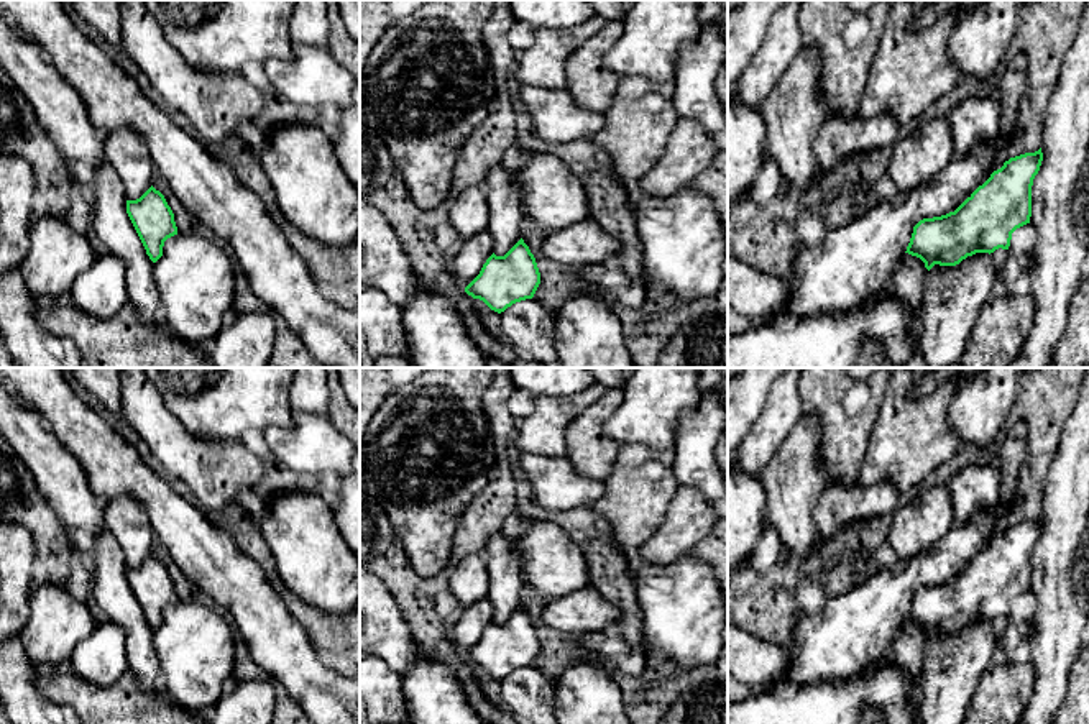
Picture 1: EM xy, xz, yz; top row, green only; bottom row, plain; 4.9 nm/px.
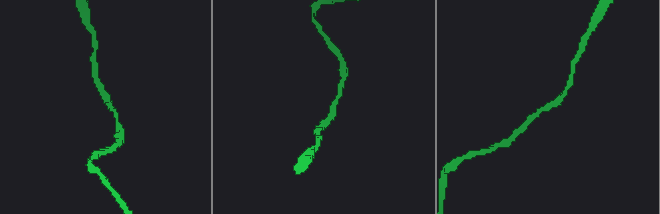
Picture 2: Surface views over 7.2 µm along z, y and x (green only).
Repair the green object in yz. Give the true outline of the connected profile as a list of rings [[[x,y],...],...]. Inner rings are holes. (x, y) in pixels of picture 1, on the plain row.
[[[1015,499],[1015,502],[1013,502],[1012,506],[1007,506],[1007,504],[1002,501],[995,509],[989,509],[989,511],[986,511],[986,512],[977,514],[977,516],[976,516],[972,520],[969,520],[967,524],[954,524],[953,530],[951,530],[940,543],[936,543],[935,547],[928,548],[925,553],[921,553],[921,555],[918,555],[918,557],[915,557],[915,558],[910,558],[910,560],[897,560],[890,568],[882,568],[882,570],[879,570],[877,573],[874,573],[872,576],[867,576],[867,580],[866,580],[864,583],[861,583],[859,586],[851,588],[849,591],[846,591],[846,593],[843,593],[843,594],[838,594],[838,596],[831,598],[831,599],[825,604],[825,607],[823,607],[820,612],[803,616],[803,617],[797,622],[797,625],[795,625],[795,629],[793,629],[793,642],[792,642],[792,645],[788,647],[792,658],[790,658],[790,667],[788,667],[788,670],[785,671],[783,678],[780,680],[779,685],[772,686],[772,688],[764,688],[764,690],[756,690],[756,691],[769,691],[769,690],[774,690],[774,688],[777,688],[777,686],[797,686],[797,688],[803,688],[803,686],[810,686],[810,685],[813,685],[813,683],[816,683],[816,681],[820,681],[820,680],[826,680],[826,678],[848,680],[849,676],[862,676],[869,668],[872,668],[872,667],[882,658],[882,655],[884,655],[885,648],[889,647],[889,644],[890,644],[890,640],[892,640],[895,630],[897,630],[905,621],[920,625],[920,627],[925,630],[925,635],[930,639],[935,632],[940,632],[940,634],[956,634],[956,632],[959,632],[963,627],[966,627],[967,624],[972,624],[972,622],[976,622],[976,621],[989,621],[989,622],[990,622],[990,621],[994,621],[994,619],[999,617],[999,616],[1009,617],[1010,607],[1012,607],[1012,601],[1013,601],[1017,596],[1020,596],[1020,594],[1030,591],[1030,584],[1032,584],[1032,553],[1033,553],[1033,547],[1035,547],[1035,543],[1038,542],[1040,534],[1041,534],[1041,529],[1043,529],[1041,516],[1040,516],[1038,519],[1035,519],[1035,520],[1025,520],[1025,522],[1020,522],[1020,524],[1015,524],[1015,525],[1010,525],[1009,529],[1005,529],[1005,527],[1004,527],[1004,520],[1005,520],[1005,517],[1009,516],[1009,512],[1015,507],[1015,504],[1017,504],[1017,499]]]

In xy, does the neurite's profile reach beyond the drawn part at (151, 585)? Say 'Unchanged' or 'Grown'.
Grown

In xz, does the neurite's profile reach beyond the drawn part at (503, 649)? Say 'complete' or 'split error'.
split error

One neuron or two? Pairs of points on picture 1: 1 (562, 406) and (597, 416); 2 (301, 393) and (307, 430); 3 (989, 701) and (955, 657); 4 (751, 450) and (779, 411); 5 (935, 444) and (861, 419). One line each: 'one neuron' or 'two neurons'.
1: two neurons
2: two neurons
3: two neurons
4: one neuron
5: two neurons

